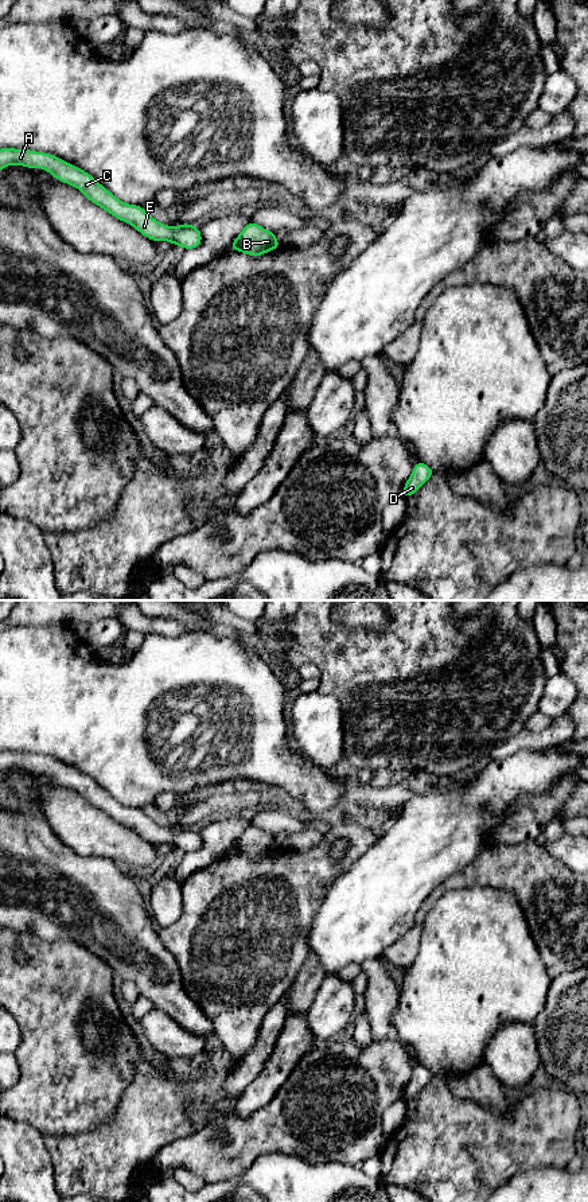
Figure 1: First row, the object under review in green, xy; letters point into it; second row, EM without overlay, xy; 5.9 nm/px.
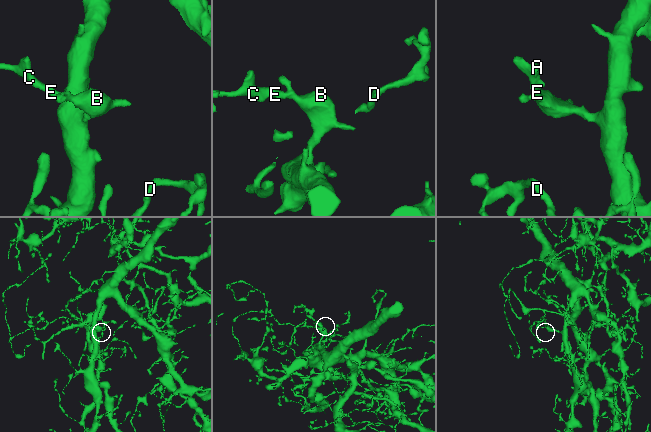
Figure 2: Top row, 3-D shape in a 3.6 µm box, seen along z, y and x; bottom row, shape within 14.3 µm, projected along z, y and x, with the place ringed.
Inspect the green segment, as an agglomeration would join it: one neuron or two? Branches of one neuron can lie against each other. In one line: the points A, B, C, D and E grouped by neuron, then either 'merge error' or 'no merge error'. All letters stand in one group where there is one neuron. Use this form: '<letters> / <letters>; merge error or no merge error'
A B C D E; no merge error

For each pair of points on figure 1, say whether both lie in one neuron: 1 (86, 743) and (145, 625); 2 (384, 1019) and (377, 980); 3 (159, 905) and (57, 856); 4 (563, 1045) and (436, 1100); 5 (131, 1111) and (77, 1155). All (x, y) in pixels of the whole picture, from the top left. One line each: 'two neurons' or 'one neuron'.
1: two neurons
2: one neuron
3: two neurons
4: two neurons
5: one neuron

